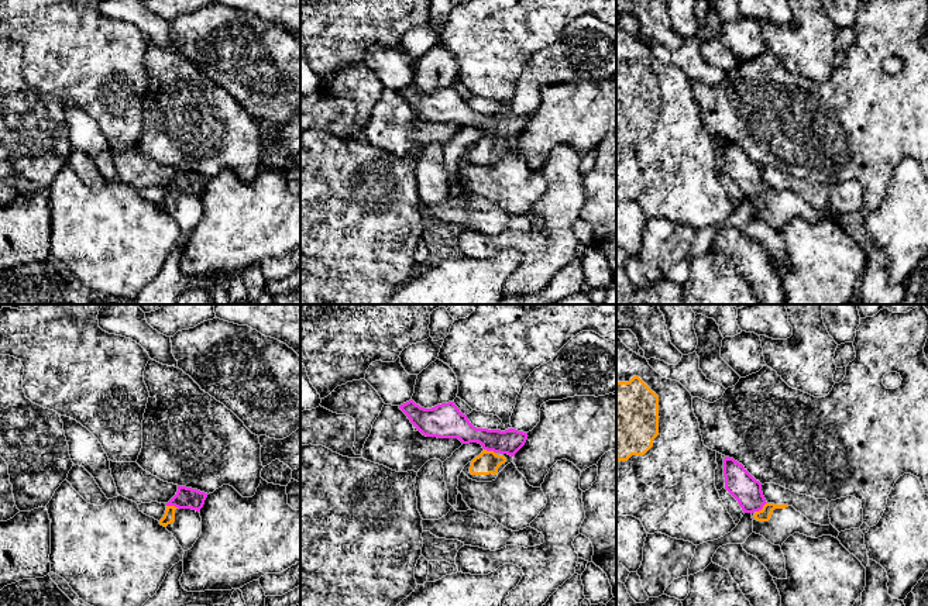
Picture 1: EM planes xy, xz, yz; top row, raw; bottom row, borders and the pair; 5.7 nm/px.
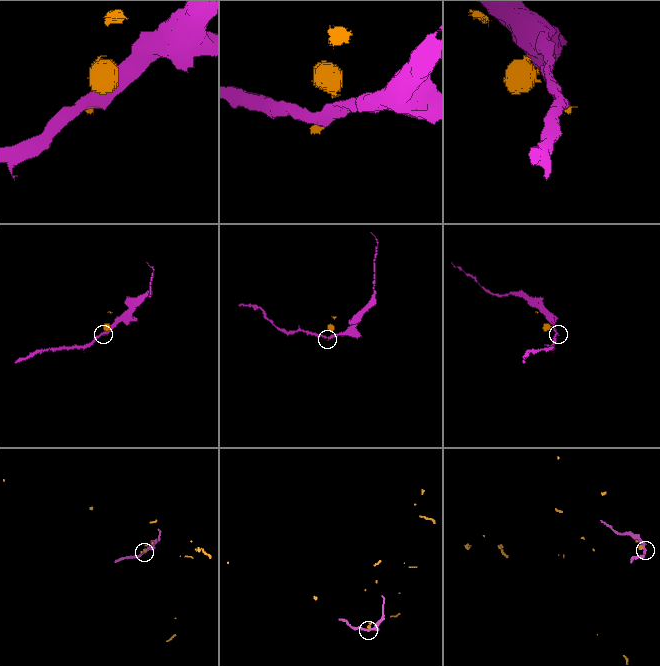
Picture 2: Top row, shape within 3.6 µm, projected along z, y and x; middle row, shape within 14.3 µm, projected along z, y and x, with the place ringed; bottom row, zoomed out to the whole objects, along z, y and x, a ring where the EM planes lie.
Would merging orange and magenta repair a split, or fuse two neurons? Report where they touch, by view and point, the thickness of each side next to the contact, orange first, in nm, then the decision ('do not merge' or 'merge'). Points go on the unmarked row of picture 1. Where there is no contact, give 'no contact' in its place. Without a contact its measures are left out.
yz (763, 192) | 70/160 nm | do not merge

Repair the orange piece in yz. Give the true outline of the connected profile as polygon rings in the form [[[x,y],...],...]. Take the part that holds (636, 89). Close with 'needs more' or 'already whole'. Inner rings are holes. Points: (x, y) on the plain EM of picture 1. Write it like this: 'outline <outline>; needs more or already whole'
outline [[[616,20],[616,199],[639,203],[647,218],[661,217],[700,230],[736,209],[715,172],[716,135],[704,130],[691,78],[663,62]]]; needs more

